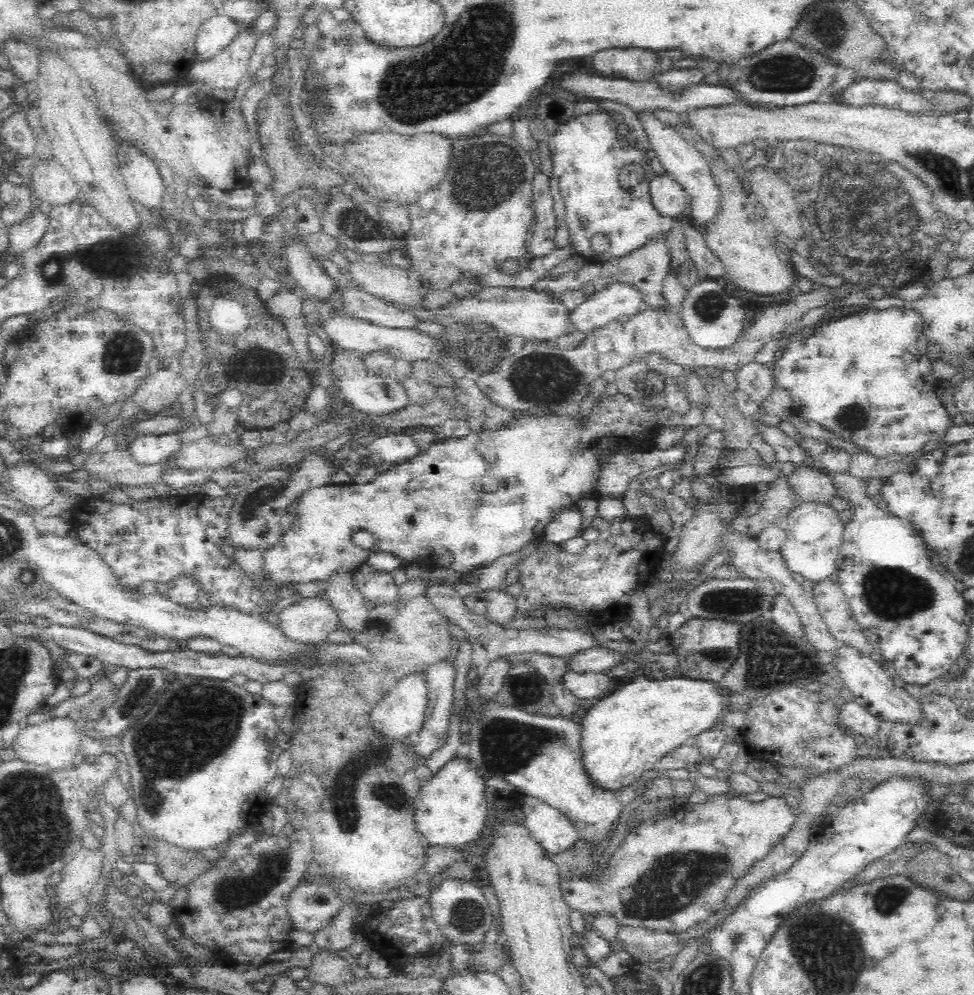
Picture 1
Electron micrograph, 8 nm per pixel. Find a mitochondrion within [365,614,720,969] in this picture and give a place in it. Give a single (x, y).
(506, 746)

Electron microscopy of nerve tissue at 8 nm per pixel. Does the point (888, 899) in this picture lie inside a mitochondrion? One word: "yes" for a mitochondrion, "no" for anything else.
yes

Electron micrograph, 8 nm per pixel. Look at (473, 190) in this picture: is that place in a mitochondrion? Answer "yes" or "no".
yes

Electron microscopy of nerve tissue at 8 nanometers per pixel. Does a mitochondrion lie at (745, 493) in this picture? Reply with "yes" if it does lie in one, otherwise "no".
no

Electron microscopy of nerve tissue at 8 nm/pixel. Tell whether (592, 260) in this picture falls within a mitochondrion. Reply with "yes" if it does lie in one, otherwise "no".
no

